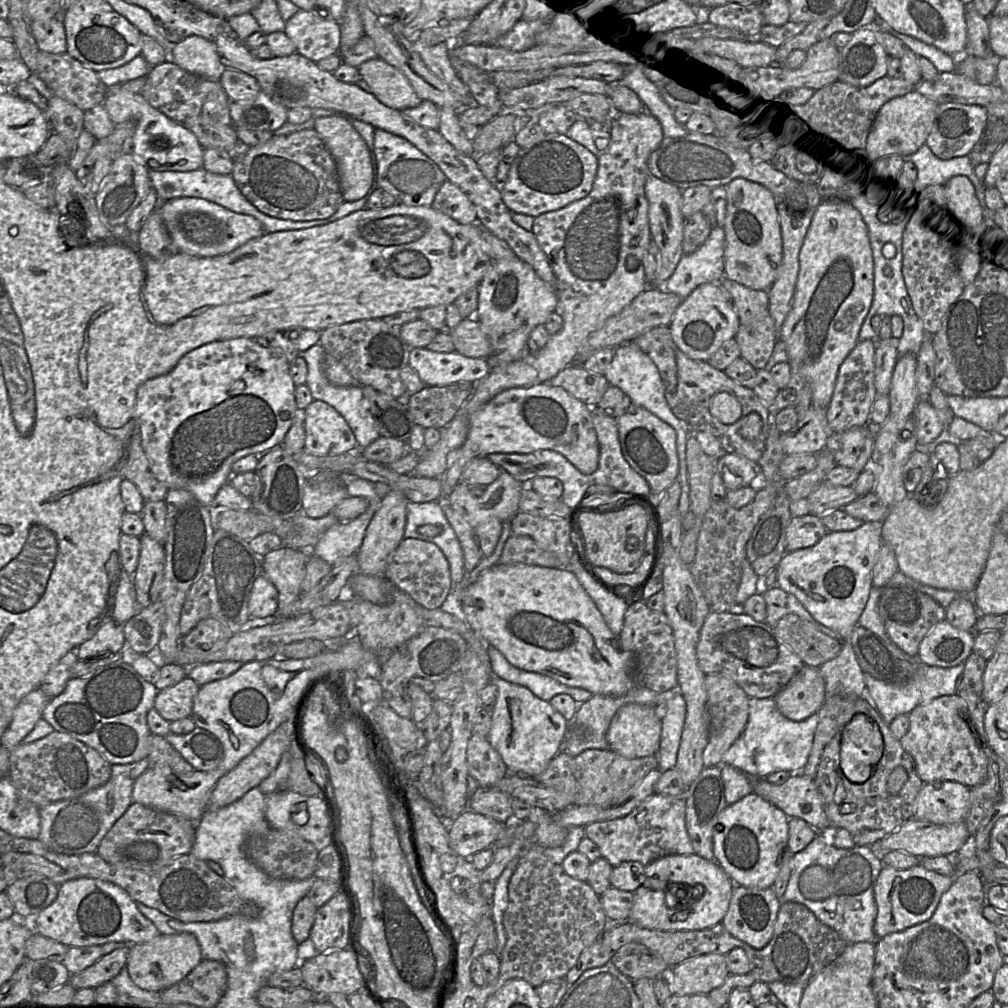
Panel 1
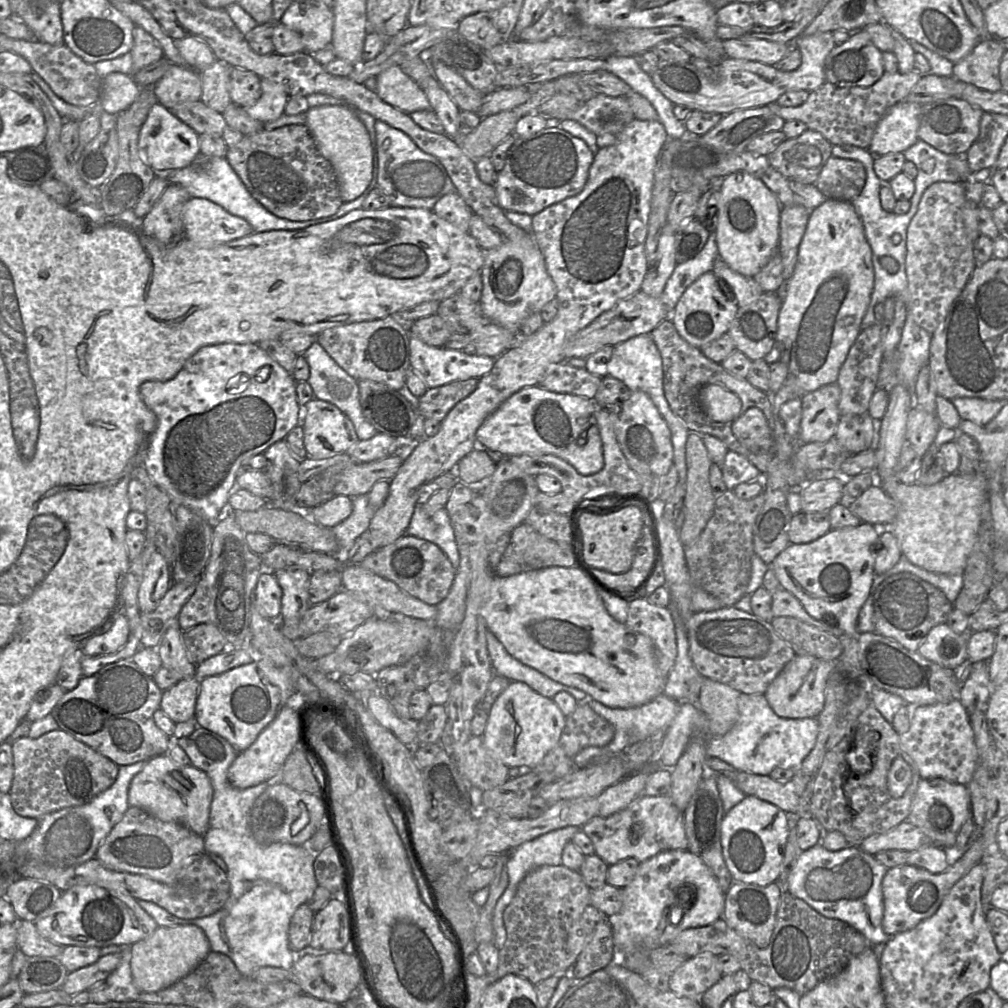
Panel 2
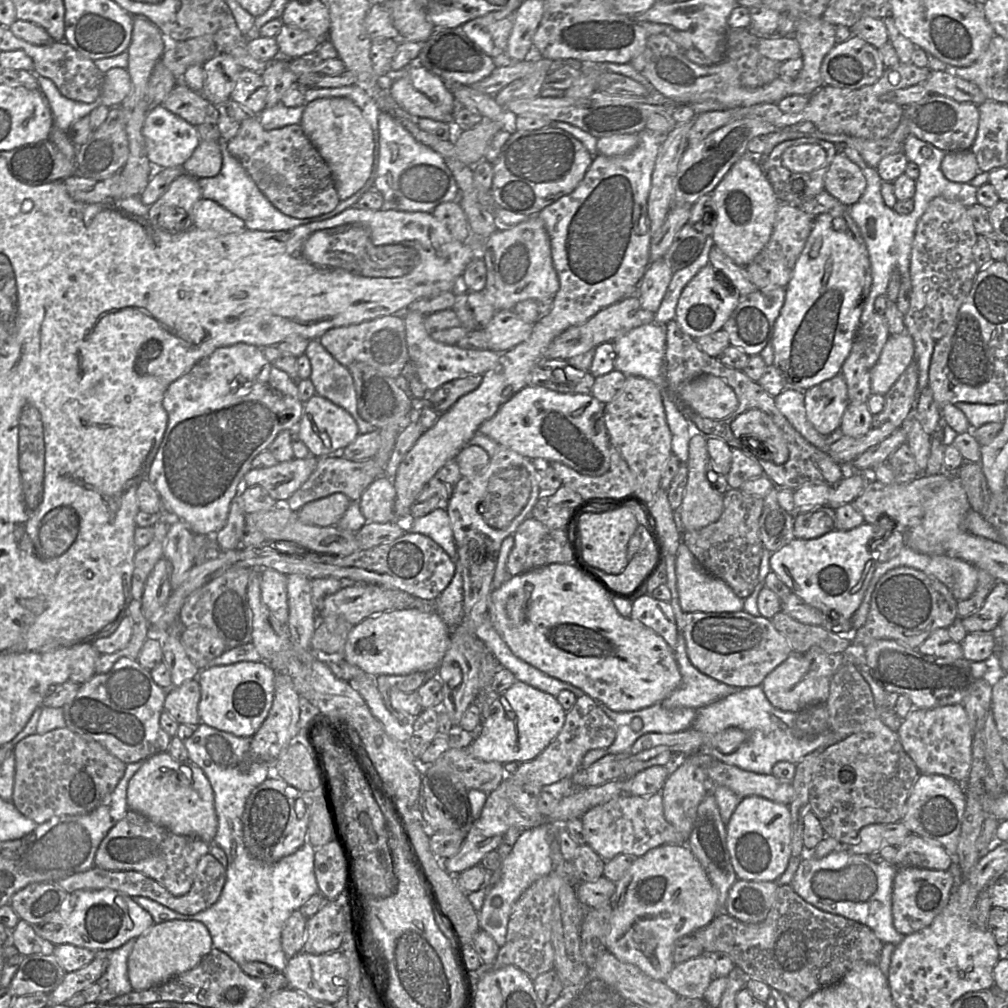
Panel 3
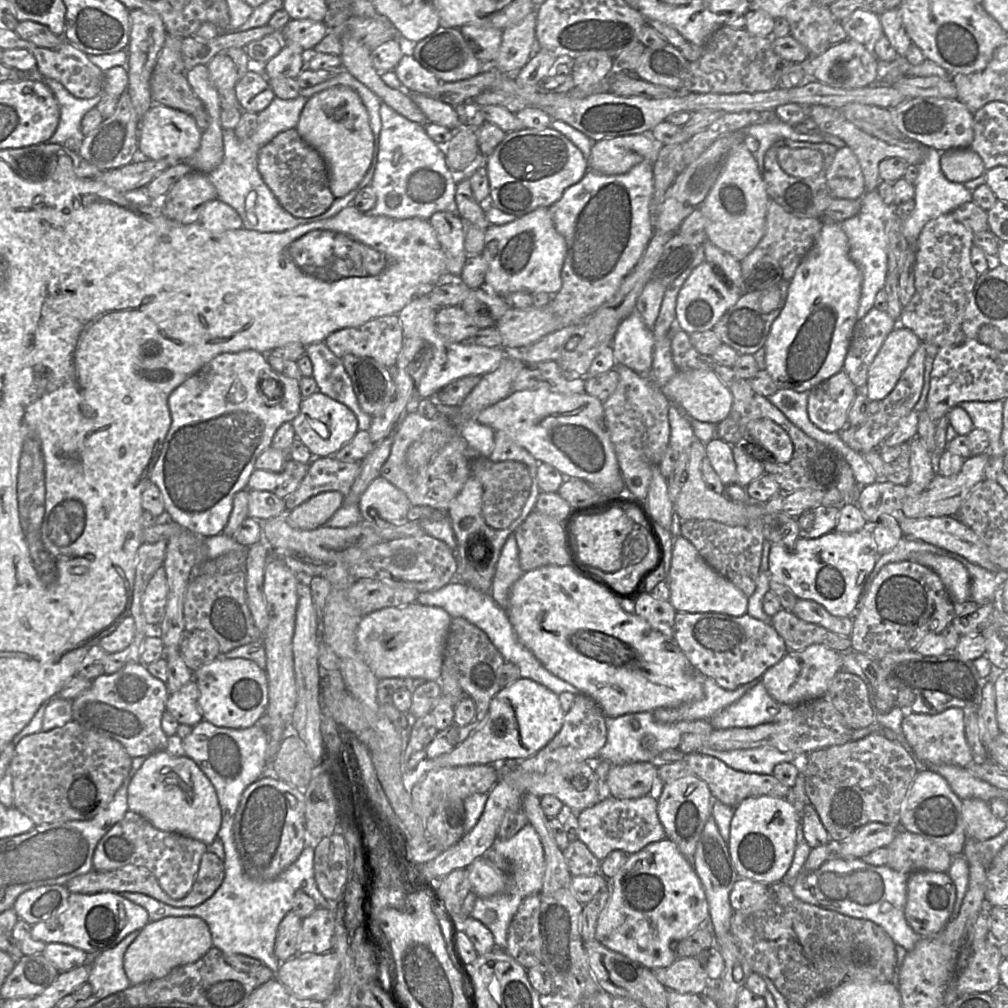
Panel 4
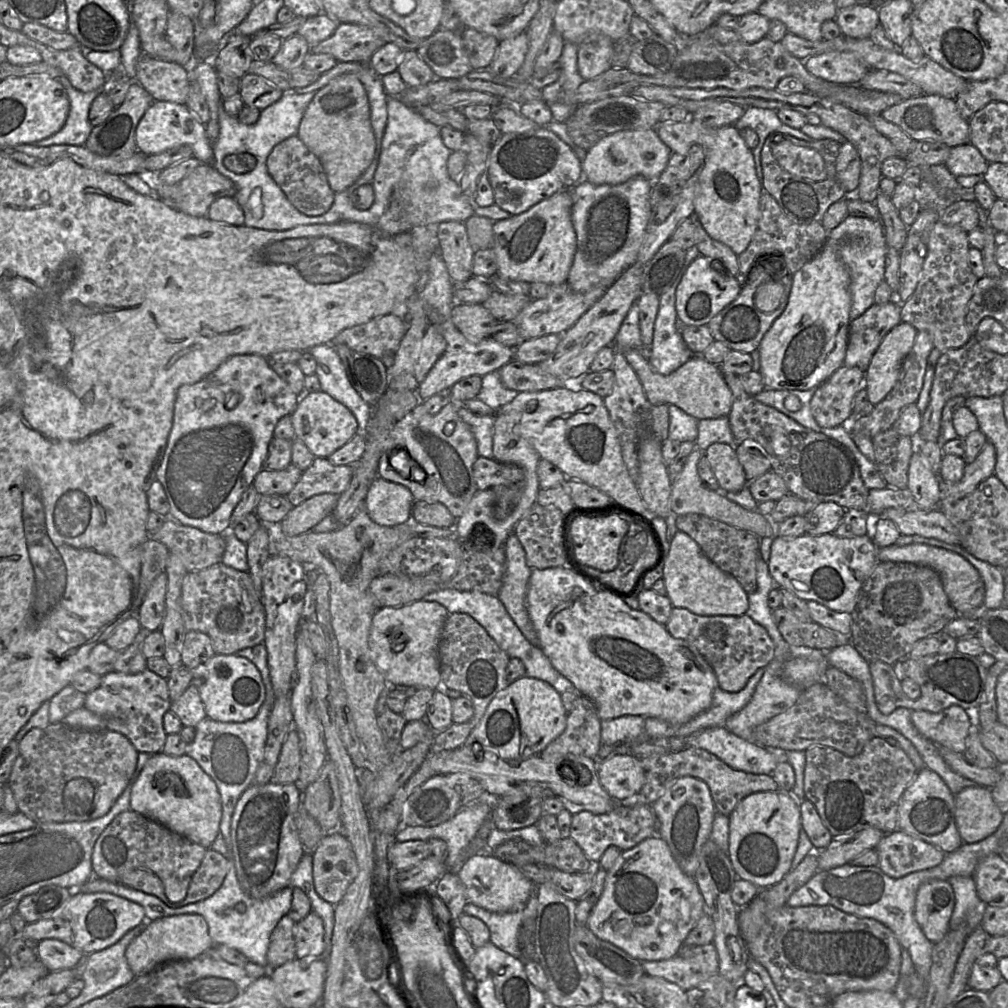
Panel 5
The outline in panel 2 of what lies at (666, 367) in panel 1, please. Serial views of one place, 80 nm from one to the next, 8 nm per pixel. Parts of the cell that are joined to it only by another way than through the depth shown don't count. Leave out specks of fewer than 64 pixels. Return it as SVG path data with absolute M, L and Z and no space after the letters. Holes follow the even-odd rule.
M665 319L652 330L650 334L662 357L664 393L671 410L683 420L690 432L695 432L700 435L710 434L719 438L728 450L743 455L754 464L763 475L766 475L773 453L768 455L756 454L749 450L733 434L733 421L716 422L704 412L698 400L698 393L702 387L708 384L719 384L740 398L742 408L739 416L745 413L749 408L759 408L764 413L769 427L772 430L774 424L771 394L754 387L747 379L738 378L729 373L723 368L722 364L708 359L700 348L692 346L681 337L671 319Z

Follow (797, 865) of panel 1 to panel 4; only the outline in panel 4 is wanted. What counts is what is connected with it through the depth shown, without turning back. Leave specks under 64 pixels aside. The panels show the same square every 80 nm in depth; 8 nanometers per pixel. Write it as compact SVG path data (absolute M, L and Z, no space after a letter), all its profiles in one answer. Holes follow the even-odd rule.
M829 858L814 871L801 871L791 883L796 898L817 907L843 915L866 919L882 927L896 945L913 949L922 937L907 923L904 915L909 874L886 866L873 866L862 859Z

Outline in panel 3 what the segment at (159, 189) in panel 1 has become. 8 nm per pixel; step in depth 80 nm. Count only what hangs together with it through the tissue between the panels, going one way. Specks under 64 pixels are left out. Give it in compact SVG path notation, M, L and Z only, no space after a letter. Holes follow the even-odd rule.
M220 136L219 140L221 154L222 154L222 166L220 172L214 177L199 178L198 184L201 190L202 198L213 200L235 216L241 218L246 226L246 229L252 231L285 231L292 230L300 225L307 225L317 222L317 220L326 219L338 215L345 206L351 205L357 199L361 197L361 189L346 200L342 200L331 211L320 216L298 219L288 216L277 208L264 196L259 190L255 182L247 174L241 163L234 158L228 151L228 142L223 140Z

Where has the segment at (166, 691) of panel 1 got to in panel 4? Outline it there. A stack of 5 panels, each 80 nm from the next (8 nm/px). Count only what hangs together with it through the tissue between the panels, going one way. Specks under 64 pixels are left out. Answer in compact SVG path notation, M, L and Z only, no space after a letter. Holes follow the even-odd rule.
M191 680L168 696L166 711L168 711L179 724L186 724L193 727L203 719L198 706L198 698L198 686L195 680Z

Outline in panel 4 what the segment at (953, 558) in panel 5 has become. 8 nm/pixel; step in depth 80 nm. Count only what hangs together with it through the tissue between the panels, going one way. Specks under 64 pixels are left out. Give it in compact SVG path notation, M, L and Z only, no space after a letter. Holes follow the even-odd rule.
M919 553L913 561L932 569L939 576L954 603L970 600L969 573L961 562L933 553Z

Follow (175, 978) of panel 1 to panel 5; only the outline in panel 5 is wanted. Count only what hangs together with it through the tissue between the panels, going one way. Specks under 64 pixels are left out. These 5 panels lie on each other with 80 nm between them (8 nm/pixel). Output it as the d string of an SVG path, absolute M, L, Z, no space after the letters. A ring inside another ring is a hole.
M199 914L173 915L154 921L145 917L143 923L145 929L125 950L127 963L135 976L144 975L166 961L193 959L214 945L209 936L208 924Z

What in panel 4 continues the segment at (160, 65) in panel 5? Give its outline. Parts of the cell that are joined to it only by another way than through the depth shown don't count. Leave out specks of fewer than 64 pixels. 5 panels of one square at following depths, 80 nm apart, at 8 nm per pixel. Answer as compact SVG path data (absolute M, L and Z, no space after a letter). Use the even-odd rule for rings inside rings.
M153 73L150 90L155 104L178 109L190 115L203 106L189 85L185 73Z

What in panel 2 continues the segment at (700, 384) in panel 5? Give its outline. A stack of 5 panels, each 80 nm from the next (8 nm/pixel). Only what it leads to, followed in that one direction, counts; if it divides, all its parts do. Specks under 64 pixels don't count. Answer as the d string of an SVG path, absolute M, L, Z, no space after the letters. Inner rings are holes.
M719 384L702 387L698 400L704 412L716 422L736 420L742 408L740 398Z

